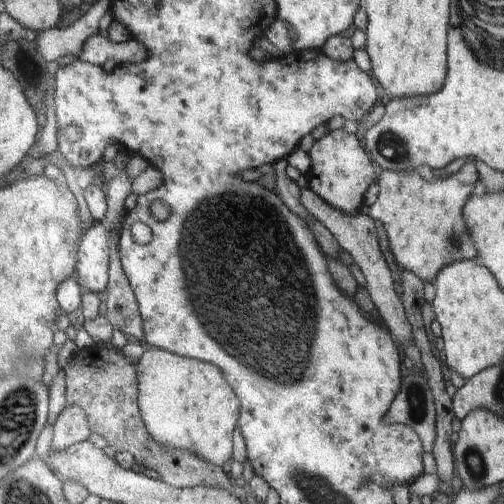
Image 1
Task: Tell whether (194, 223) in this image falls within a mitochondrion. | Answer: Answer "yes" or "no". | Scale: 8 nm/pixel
yes

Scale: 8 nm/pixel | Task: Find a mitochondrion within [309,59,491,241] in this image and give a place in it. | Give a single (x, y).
(389, 144)

